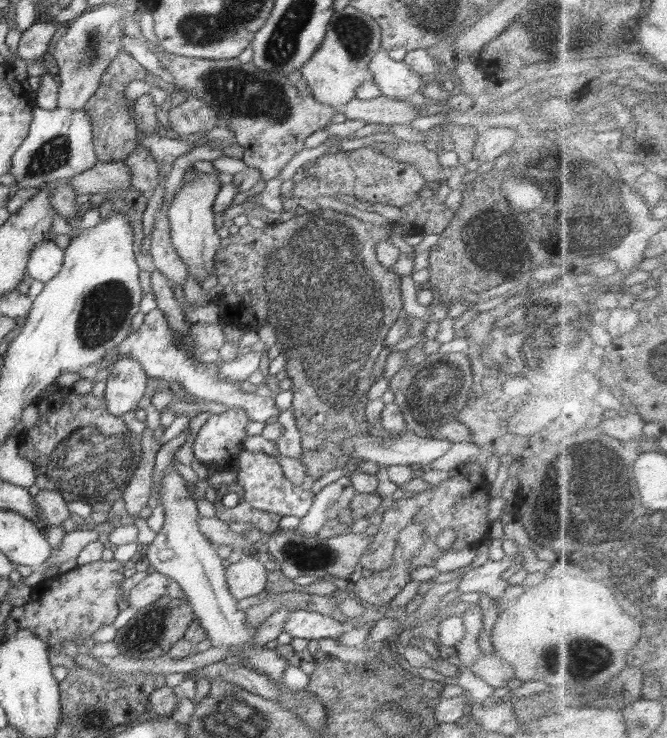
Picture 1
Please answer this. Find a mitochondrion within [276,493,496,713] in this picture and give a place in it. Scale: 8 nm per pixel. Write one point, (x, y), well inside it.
(310, 556)

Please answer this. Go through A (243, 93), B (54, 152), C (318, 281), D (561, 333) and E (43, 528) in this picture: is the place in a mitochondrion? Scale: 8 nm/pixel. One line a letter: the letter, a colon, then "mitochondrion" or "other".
A: mitochondrion
B: mitochondrion
C: mitochondrion
D: mitochondrion
E: other

